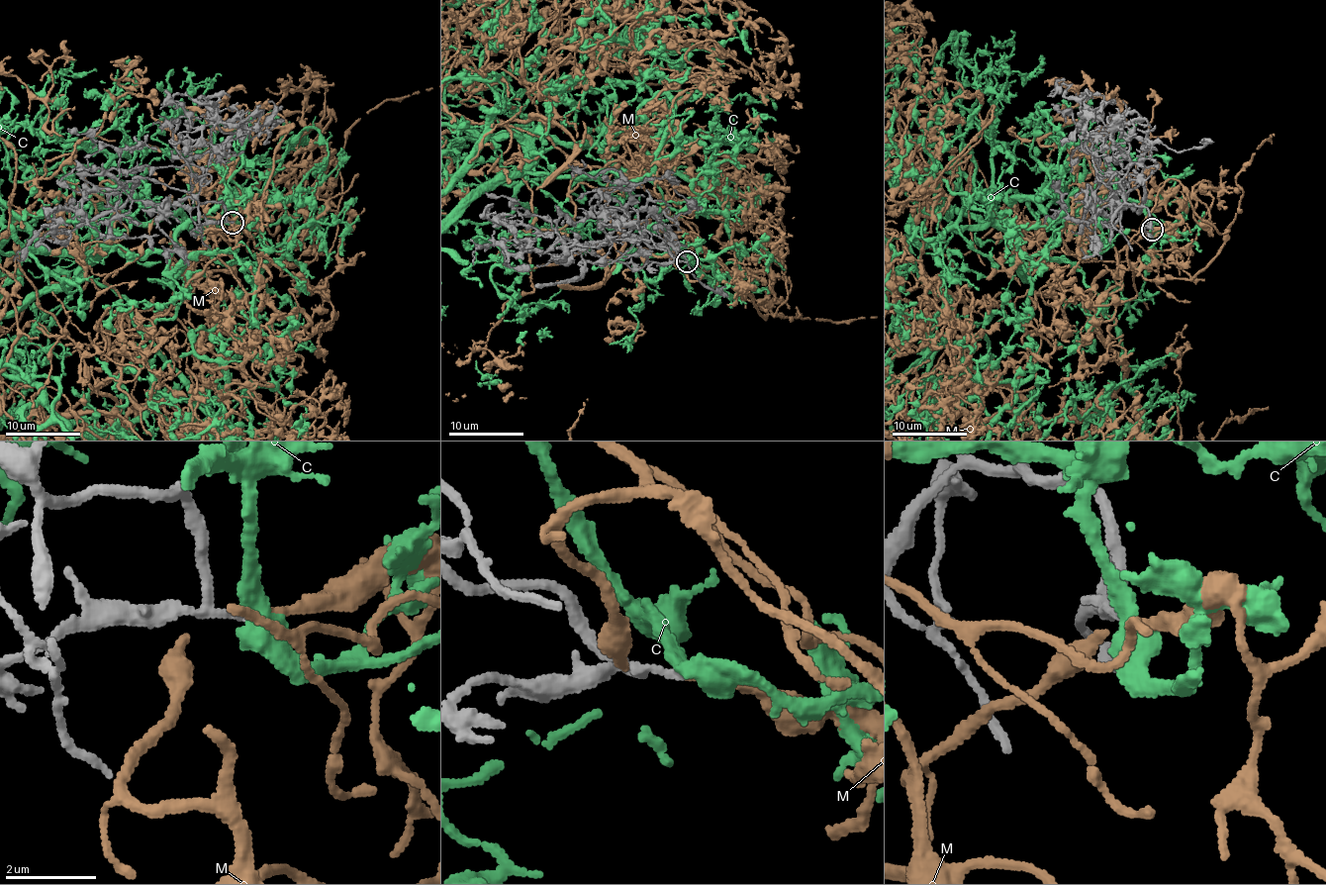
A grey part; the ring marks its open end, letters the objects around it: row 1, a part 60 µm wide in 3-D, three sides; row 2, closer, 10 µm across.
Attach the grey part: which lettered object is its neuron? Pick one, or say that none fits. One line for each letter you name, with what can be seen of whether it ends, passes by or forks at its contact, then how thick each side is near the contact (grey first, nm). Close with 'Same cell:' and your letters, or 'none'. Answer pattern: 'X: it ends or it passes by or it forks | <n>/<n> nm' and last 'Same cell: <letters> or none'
M: it passes by | 130/120 nm
Same cell: M

